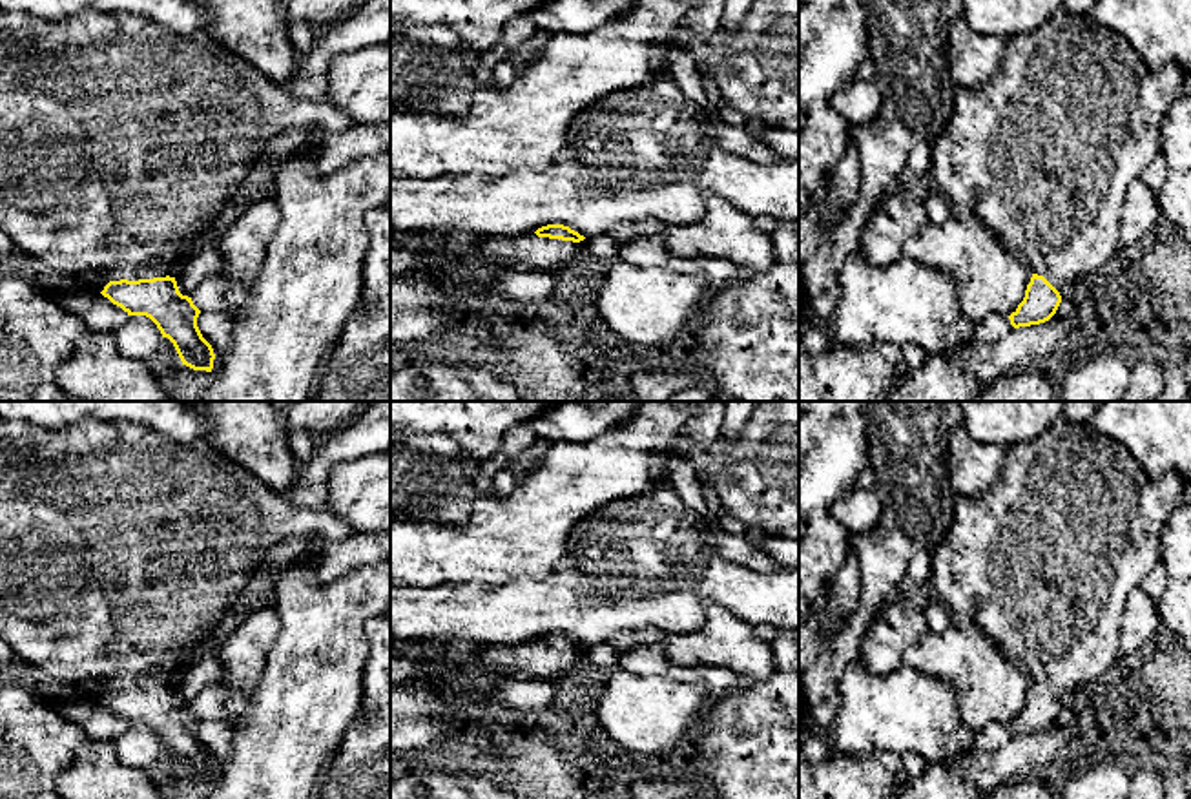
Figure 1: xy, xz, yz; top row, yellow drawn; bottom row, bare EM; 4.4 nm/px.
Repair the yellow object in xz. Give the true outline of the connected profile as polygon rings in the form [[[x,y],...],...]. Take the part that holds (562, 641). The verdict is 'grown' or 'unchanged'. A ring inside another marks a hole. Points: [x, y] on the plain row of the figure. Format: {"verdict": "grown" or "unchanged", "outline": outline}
{"verdict": "grown", "outline": [[[547,633],[516,648],[465,648],[478,668],[507,679],[565,682],[580,675],[580,651],[585,646],[564,633]]]}

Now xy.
{"verdict": "grown", "outline": [[[91,416],[66,429],[42,429],[26,421],[0,420],[0,638],[18,659],[40,668],[57,688],[71,688],[80,697],[89,697],[95,688],[108,688],[109,691],[100,702],[128,724],[150,726],[162,746],[173,752],[182,773],[193,779],[212,781],[215,763],[197,735],[201,719],[192,706],[179,700],[177,690],[170,682],[181,677],[181,669],[190,655],[206,644],[224,617],[235,609],[237,598],[275,544],[286,538],[339,542],[354,533],[328,507],[310,511],[290,505],[285,494],[268,487],[254,472],[217,451],[206,438],[175,441],[135,423],[104,421]]]}

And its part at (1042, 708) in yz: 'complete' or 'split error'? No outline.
split error

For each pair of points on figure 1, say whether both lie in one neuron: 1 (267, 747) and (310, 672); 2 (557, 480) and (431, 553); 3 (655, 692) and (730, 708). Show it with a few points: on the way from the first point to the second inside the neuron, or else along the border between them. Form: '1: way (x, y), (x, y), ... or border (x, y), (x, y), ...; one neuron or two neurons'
1: way (285, 728), (298, 715), (310, 690); one neuron
2: way (526, 511), (489, 548), (462, 553); one neuron
3: border (708, 705), (695, 719), (690, 737); two neurons

